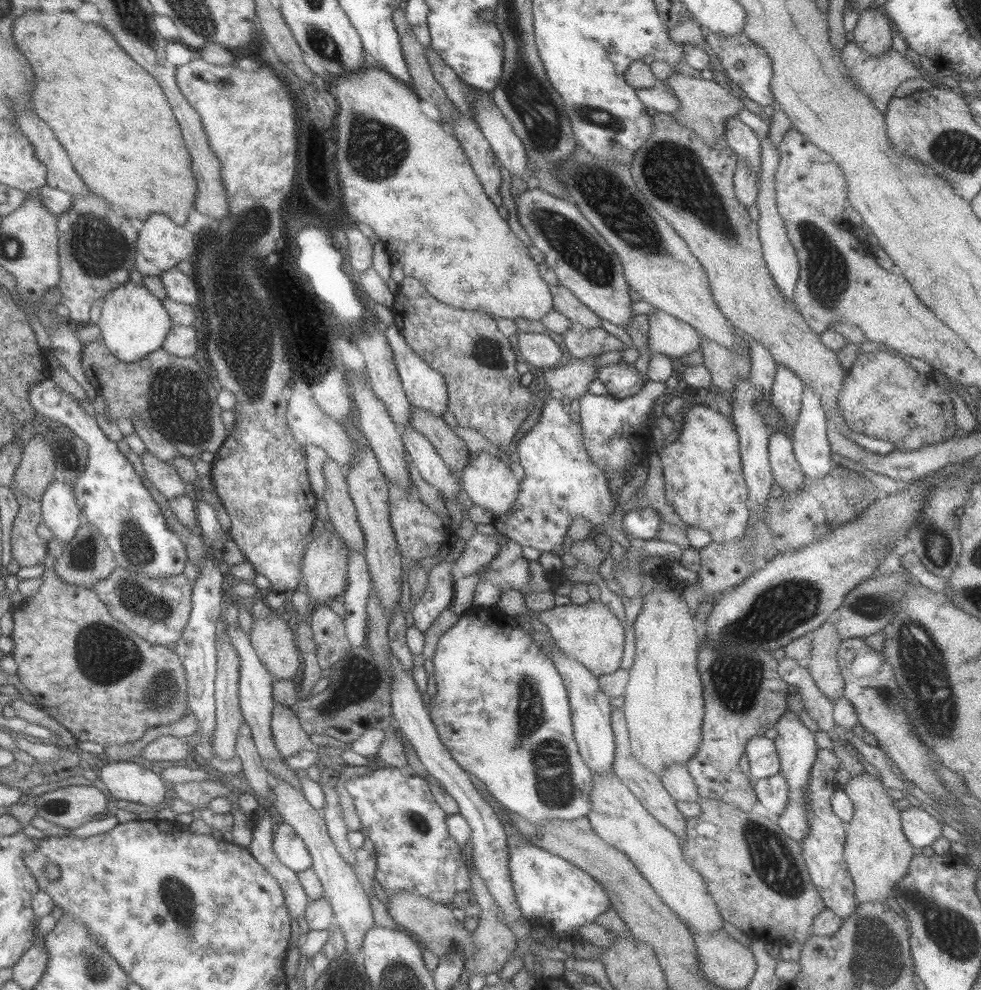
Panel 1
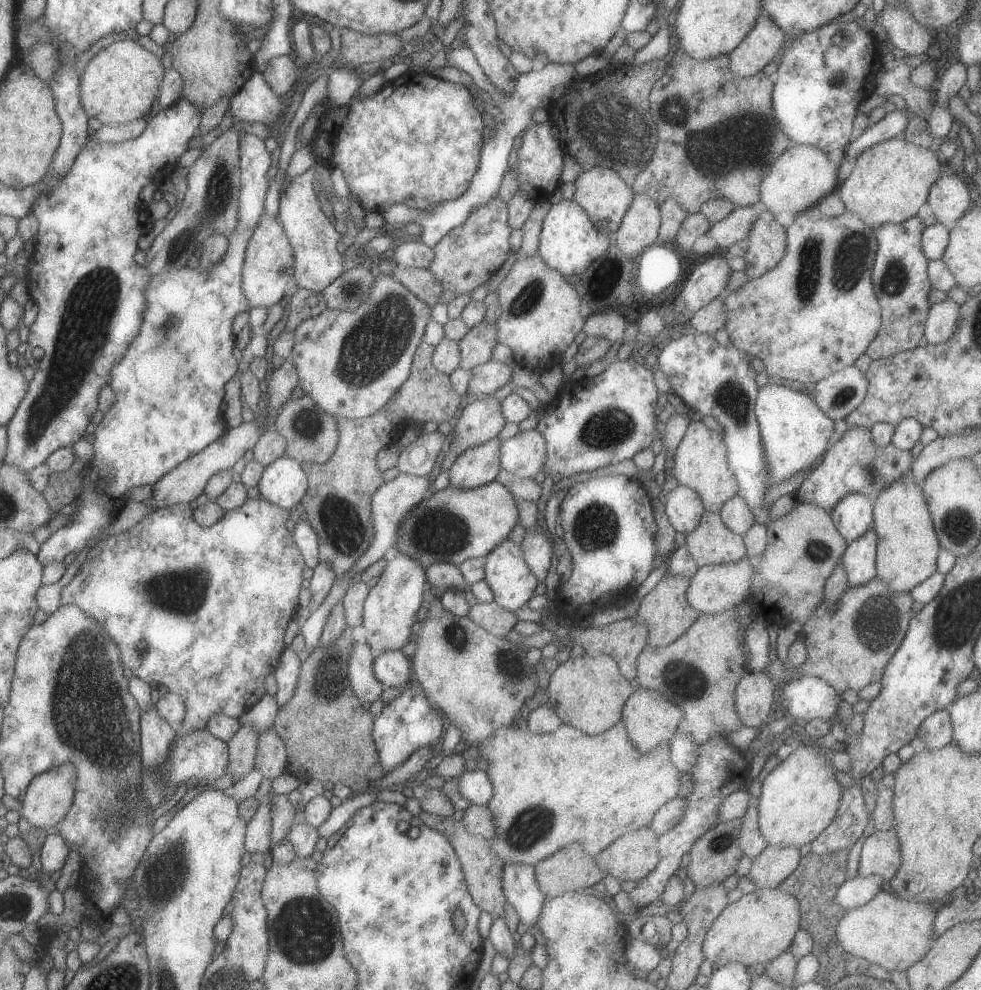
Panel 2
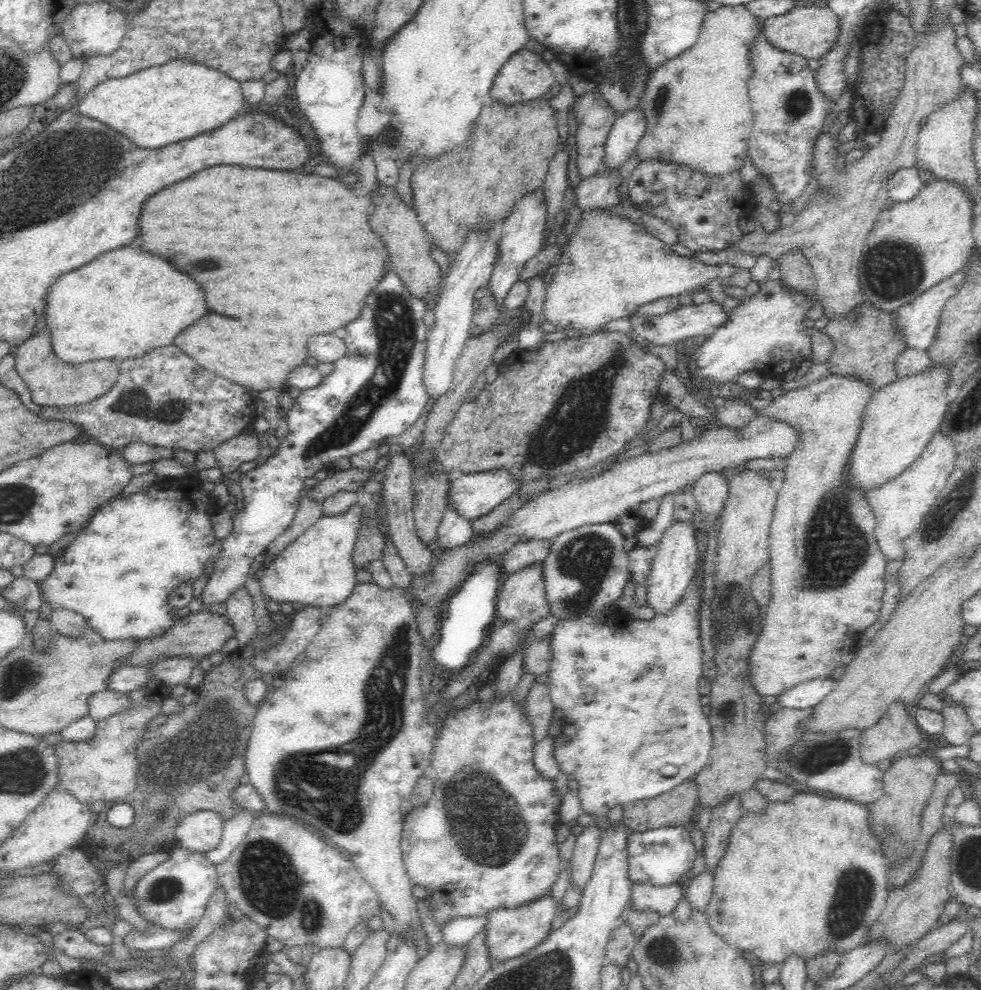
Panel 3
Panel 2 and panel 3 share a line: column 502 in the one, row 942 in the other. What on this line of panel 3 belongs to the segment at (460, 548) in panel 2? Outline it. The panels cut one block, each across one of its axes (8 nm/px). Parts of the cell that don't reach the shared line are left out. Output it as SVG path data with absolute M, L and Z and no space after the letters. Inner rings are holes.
M551 894L516 908L495 908L487 912L484 915L487 918L486 942L484 943L490 953L490 962L492 964L504 962L536 948L552 931L550 928L556 914L558 914L556 902Z

